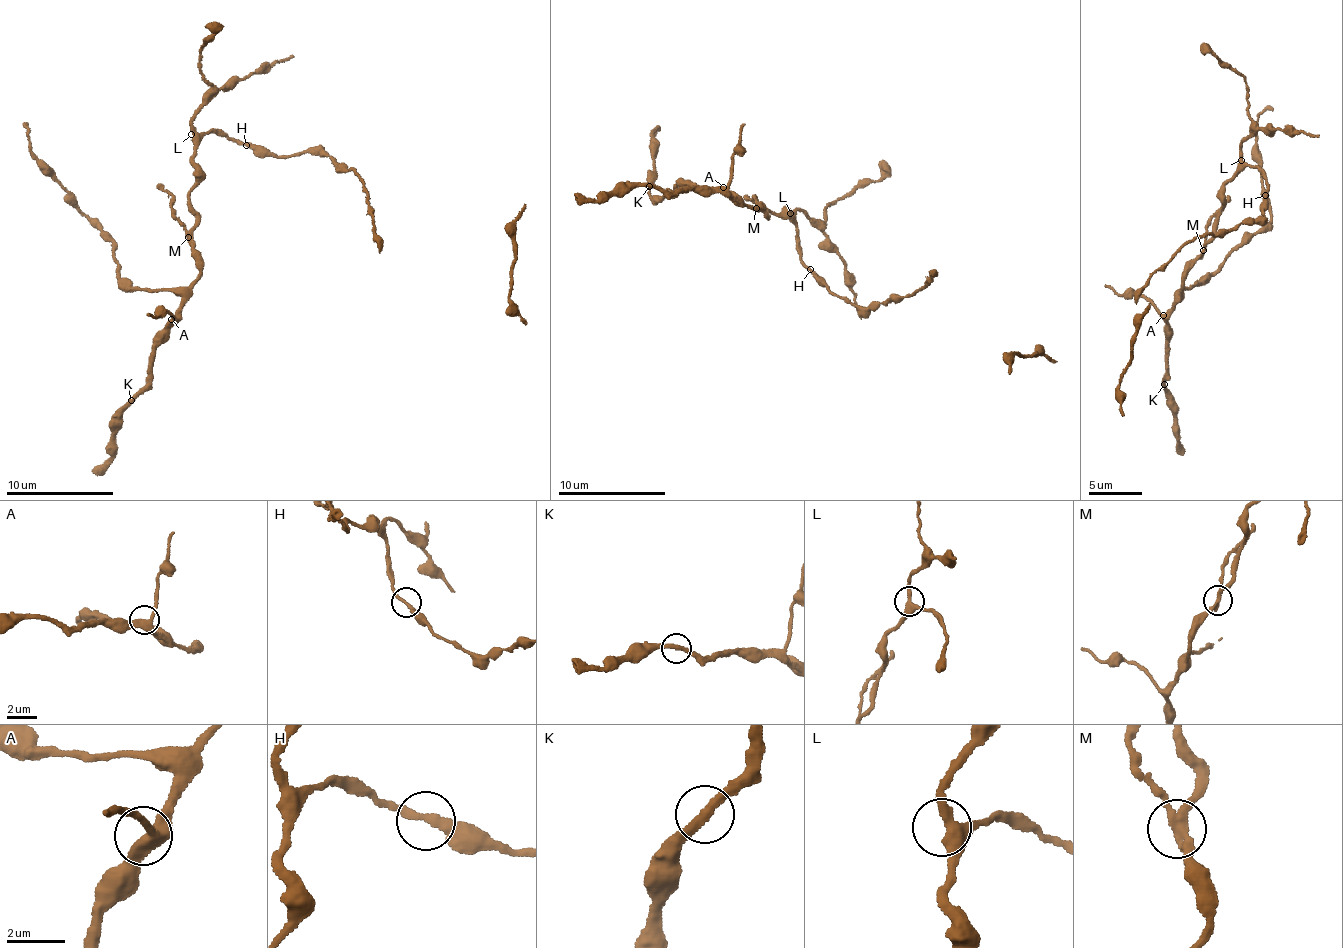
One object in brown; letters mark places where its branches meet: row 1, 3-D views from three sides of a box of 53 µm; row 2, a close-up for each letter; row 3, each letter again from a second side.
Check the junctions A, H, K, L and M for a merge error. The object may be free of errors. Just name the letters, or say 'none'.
M

